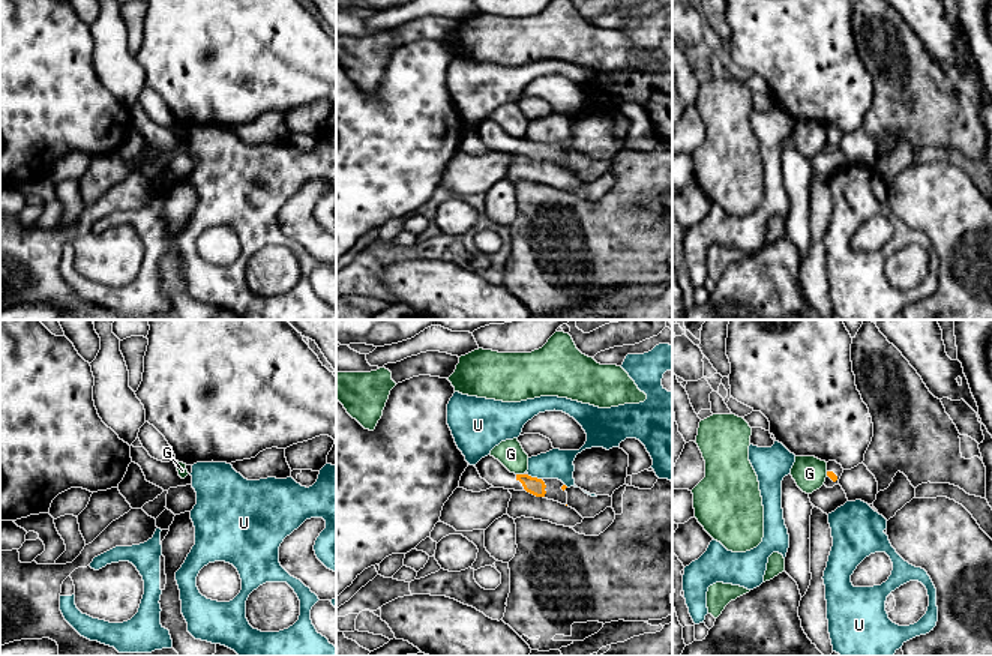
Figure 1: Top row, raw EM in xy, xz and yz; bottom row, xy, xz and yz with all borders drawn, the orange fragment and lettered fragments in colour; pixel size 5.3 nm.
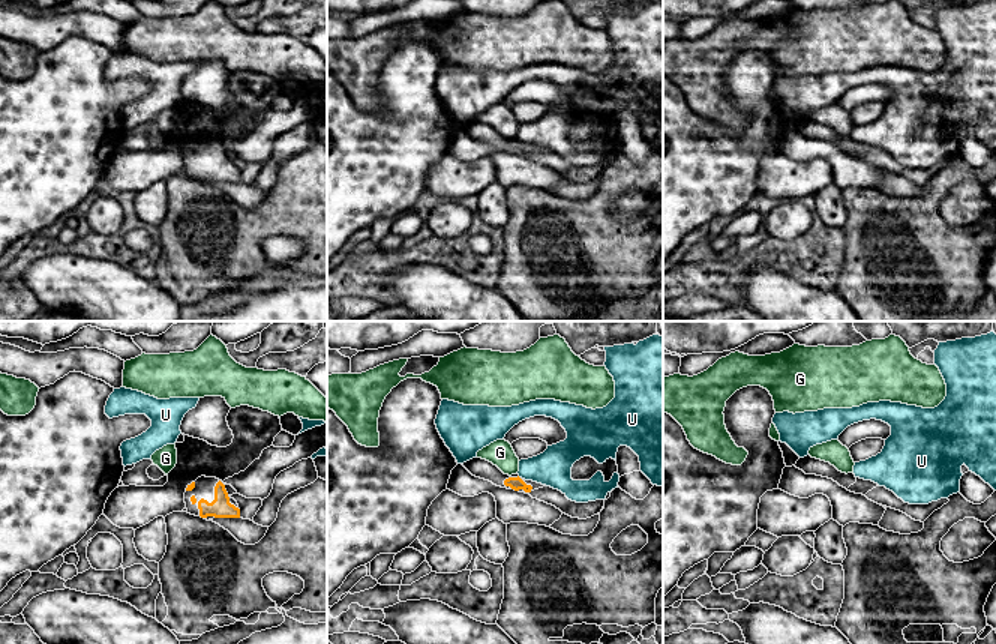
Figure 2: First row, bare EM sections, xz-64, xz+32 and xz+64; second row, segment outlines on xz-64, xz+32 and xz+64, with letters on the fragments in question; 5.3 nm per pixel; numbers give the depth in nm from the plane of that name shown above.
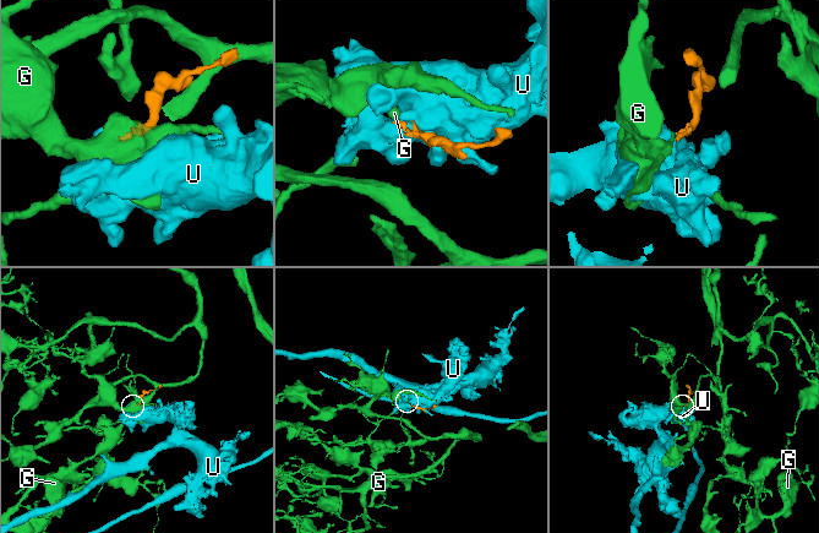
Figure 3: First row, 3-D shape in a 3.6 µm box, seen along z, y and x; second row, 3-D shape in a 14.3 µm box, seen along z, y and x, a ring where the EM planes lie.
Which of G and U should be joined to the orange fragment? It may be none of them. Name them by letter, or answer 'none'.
none

